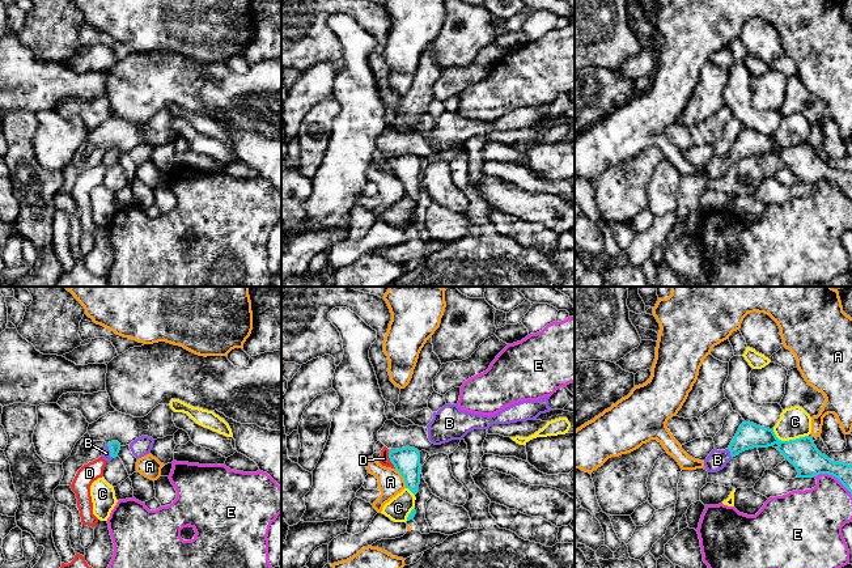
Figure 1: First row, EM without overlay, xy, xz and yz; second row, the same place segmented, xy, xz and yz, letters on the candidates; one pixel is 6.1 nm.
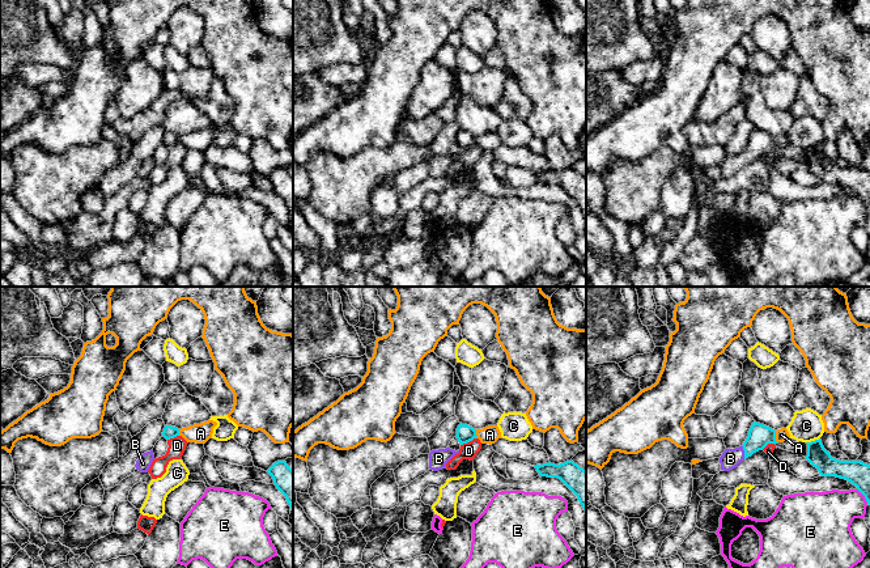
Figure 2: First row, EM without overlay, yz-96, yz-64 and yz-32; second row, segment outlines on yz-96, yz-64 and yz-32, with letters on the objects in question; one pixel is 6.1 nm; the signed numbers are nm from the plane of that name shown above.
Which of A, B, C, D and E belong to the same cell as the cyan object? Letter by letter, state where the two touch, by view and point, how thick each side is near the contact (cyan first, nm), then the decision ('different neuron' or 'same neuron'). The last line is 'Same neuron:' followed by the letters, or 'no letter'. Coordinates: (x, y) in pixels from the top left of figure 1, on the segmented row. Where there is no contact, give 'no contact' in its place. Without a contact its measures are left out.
A: contact xz (403, 478); calibres 160 and 160 nm; different neuron
B: contact xy (110, 452); calibres 80 and 50 nm; same neuron
C: contact yz (789, 440); calibres 180 and 190 nm; different neuron
D: contact xz (390, 460); calibres 160 and 60 nm; different neuron
E: contact yz (834, 475); calibres 180 and 320 nm; different neuron
Same neuron: B

